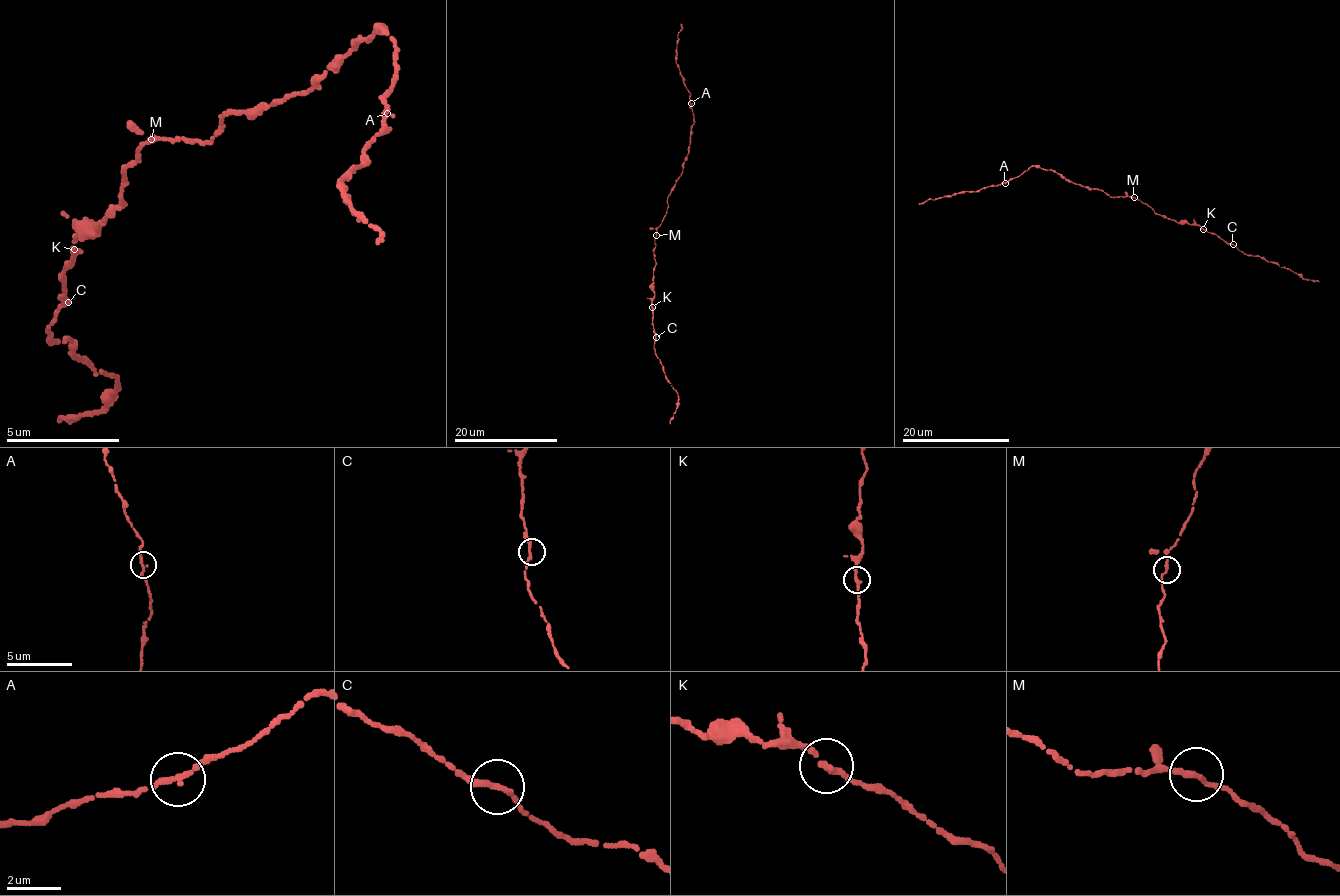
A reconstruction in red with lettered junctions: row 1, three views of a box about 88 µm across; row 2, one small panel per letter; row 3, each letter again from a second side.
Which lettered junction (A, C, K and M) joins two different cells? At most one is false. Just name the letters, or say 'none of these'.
none of these

